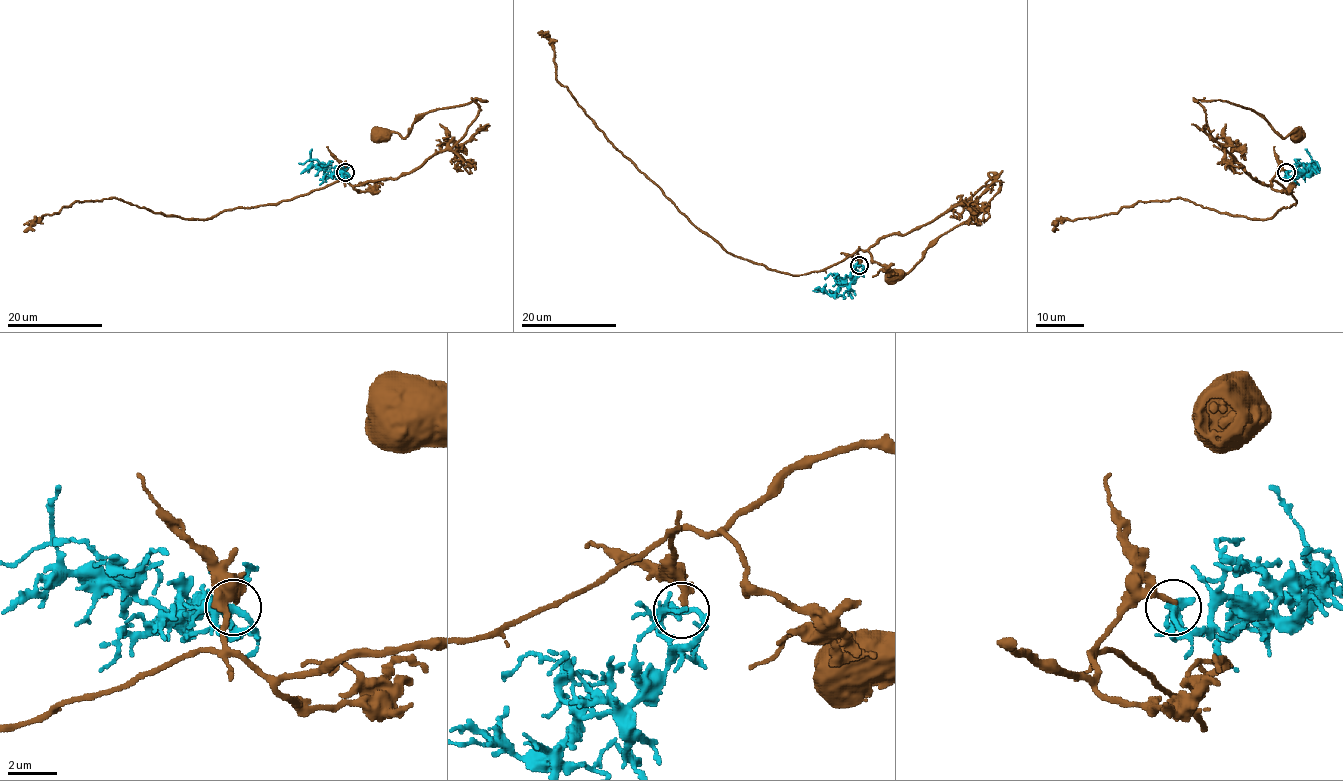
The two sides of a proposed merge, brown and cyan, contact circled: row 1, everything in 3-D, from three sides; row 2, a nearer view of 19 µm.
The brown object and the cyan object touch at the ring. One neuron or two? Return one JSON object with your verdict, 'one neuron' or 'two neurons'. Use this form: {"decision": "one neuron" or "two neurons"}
{"decision": "two neurons"}

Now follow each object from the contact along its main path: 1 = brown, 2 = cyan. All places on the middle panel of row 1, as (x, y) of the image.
1: (859, 266), (857, 251), (822, 270), (794, 275), (729, 254), (585, 113), (556, 80), (553, 43), (537, 33)
2: (859, 266), (853, 268), (851, 281), (834, 292), (825, 291), (826, 283)

